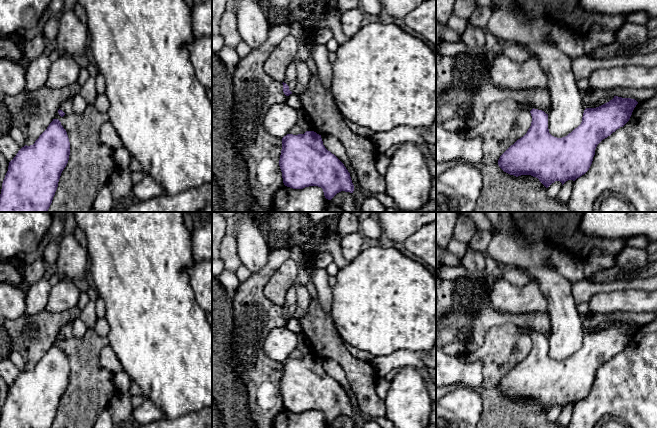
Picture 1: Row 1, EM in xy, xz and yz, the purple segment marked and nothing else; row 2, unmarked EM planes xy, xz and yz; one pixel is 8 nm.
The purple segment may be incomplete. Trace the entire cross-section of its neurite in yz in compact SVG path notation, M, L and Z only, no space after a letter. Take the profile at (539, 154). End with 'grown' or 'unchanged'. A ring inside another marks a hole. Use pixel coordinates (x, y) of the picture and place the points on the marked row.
M614 96L612 100L599 107L586 108L581 124L567 136L557 138L549 133L548 114L534 109L528 103L518 103L521 108L531 113L531 126L523 137L500 156L498 165L504 172L516 177L521 175L536 177L546 188L555 181L560 181L563 185L568 180L575 181L584 175L592 164L597 145L624 126L638 104L635 99Z; grown

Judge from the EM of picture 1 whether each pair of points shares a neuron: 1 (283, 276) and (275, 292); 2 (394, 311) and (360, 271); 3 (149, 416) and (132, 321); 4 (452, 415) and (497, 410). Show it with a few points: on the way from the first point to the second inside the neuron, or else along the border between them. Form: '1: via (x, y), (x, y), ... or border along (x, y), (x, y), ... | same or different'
1: via (282, 280), (276, 288) | same
2: via (384, 301), (382, 293), (370, 281) | same
3: border along (145, 398), (152, 401), (161, 410), (163, 415) | different
4: border along (475, 390), (482, 400), (481, 417) | different

